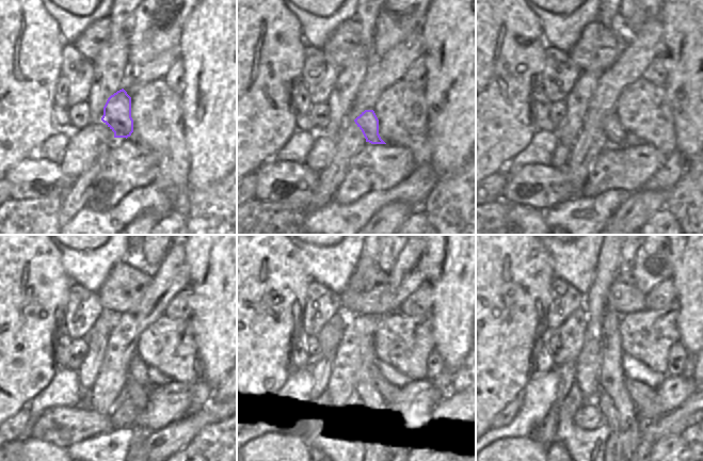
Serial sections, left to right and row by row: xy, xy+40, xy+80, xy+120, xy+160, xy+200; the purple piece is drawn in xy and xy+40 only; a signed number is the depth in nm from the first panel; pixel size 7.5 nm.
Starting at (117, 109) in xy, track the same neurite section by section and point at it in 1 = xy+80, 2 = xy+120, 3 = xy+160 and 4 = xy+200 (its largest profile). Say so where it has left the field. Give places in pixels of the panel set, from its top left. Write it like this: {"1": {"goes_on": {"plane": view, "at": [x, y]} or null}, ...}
{"1": {"goes_on": {"plane": "xy+80", "at": [613, 130]}}, "2": {"goes_on": {"plane": "xy+120", "at": [138, 372]}}, "3": {"goes_on": {"plane": "xy+160", "at": [394, 392]}}, "4": {"goes_on": {"plane": "xy+200", "at": [649, 406]}}}

